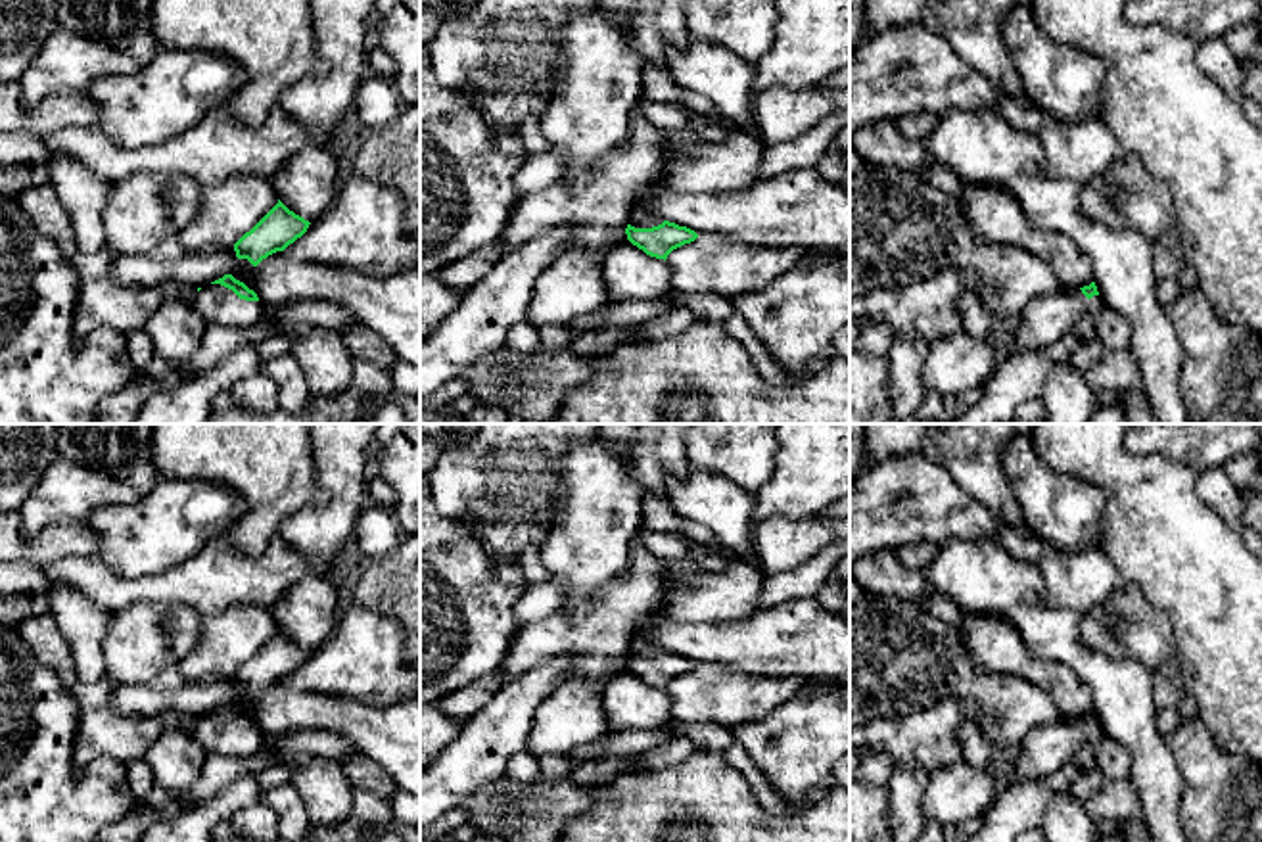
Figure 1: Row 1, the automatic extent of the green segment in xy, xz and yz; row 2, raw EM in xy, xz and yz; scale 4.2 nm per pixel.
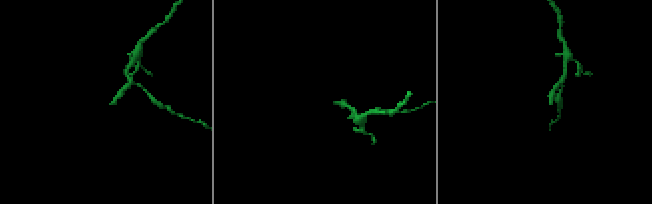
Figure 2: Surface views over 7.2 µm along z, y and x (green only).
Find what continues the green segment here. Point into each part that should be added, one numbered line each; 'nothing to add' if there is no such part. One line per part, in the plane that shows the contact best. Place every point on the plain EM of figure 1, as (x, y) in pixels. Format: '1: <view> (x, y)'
1: xy (215, 733)

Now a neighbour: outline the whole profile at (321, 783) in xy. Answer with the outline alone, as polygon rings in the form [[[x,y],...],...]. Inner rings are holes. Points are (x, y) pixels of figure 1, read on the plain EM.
[[[305,760],[290,783],[297,788],[315,827],[339,825],[353,811],[351,786],[347,784],[343,765],[336,760]]]

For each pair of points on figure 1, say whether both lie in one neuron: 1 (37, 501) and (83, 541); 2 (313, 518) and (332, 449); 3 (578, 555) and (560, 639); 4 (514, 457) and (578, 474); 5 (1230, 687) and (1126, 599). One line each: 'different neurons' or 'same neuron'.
1: different neurons
2: same neuron
3: different neurons
4: different neurons
5: different neurons

